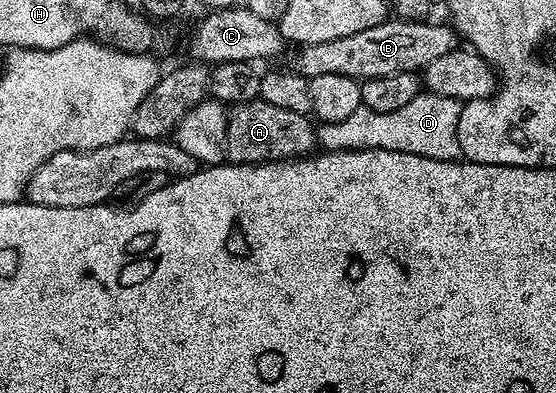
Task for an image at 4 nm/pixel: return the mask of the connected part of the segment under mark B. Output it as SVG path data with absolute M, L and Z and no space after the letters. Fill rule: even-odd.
M390 17L385 23L360 29L360 33L336 37L336 41L304 43L293 48L288 67L309 80L324 77L324 73L336 73L359 81L409 71L422 73L432 61L444 57L444 53L452 53L460 43L458 32L449 22L430 22Z

